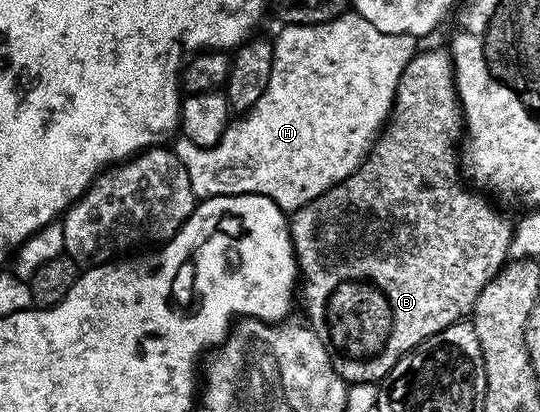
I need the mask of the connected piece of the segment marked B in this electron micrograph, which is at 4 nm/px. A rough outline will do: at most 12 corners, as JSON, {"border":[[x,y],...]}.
{"border":[[448,48],[288,218],[338,377],[472,314],[515,228],[465,189]]}

